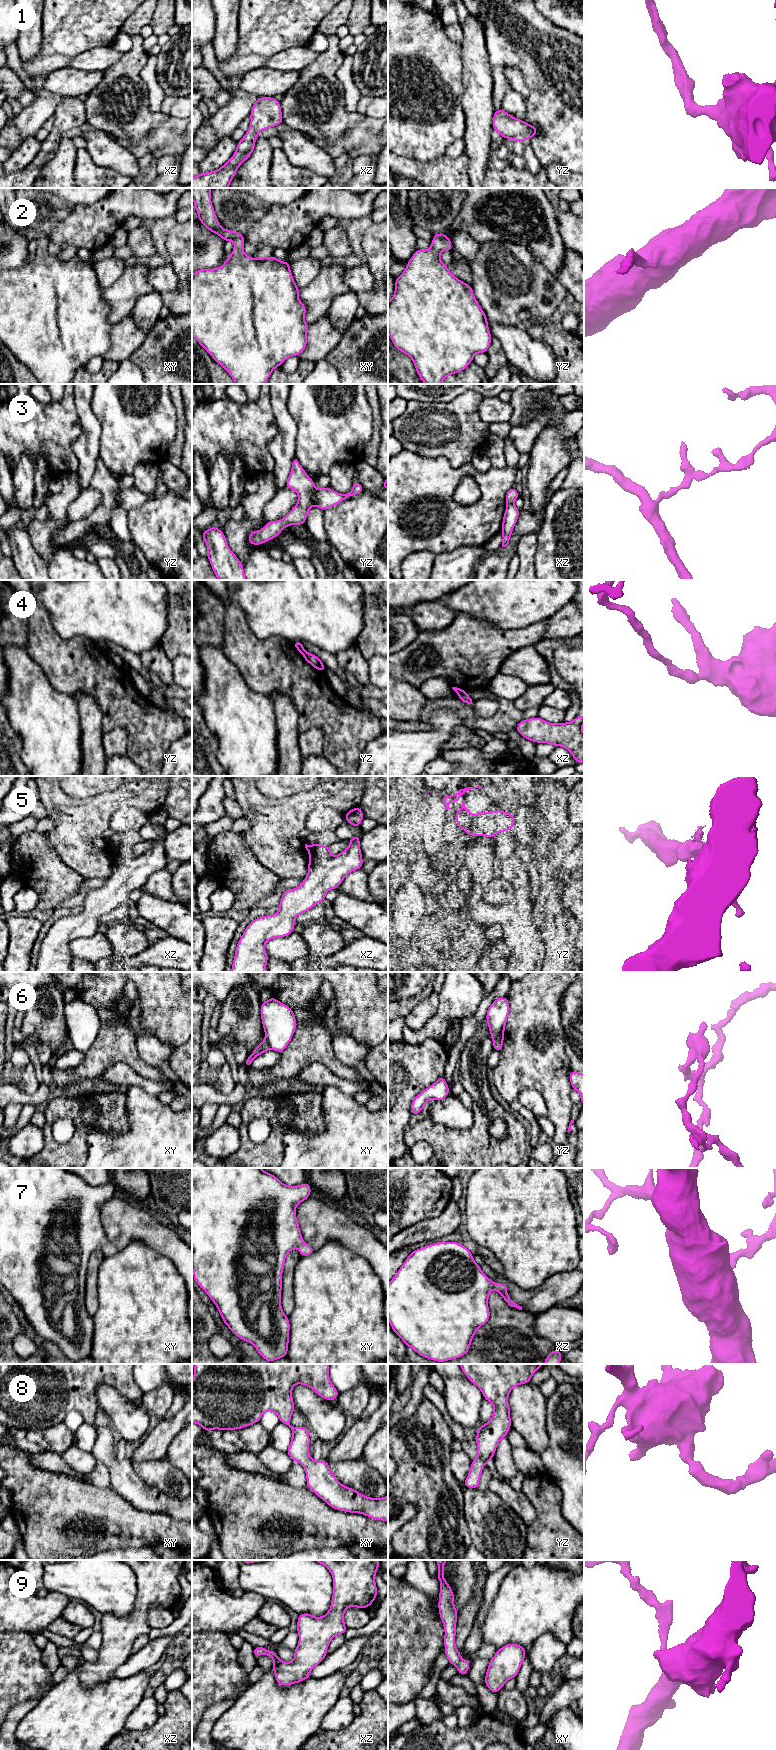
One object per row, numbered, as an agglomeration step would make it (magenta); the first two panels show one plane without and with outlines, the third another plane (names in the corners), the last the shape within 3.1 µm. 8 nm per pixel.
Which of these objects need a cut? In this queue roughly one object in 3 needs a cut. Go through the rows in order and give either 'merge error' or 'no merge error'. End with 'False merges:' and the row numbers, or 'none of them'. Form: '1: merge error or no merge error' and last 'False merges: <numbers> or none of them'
1: no merge error
2: no merge error
3: merge error
4: merge error
5: no merge error
6: merge error
7: no merge error
8: no merge error
9: no merge error
False merges: 3, 4, 6

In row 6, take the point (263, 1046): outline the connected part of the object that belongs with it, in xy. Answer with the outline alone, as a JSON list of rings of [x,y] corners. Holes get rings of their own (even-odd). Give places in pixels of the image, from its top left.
[[[265,1038],[258,1046],[255,1047],[253,1053],[247,1057],[244,1065],[249,1068],[253,1062],[253,1060],[259,1055],[263,1054],[265,1051],[269,1050],[269,1044],[267,1039]]]

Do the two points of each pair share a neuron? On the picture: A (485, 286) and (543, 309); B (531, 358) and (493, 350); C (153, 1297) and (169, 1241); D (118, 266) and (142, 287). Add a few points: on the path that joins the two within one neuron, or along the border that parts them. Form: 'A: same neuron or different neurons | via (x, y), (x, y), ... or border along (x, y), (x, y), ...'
A: same neuron | via (499, 294), (513, 299), (528, 299)
B: different neurons | border along (492, 336), (500, 342), (508, 362)
C: different neurons | border along (145, 1244), (160, 1255), (165, 1256), (181, 1274)
D: different neurons | border along (126, 267), (123, 273), (107, 287)

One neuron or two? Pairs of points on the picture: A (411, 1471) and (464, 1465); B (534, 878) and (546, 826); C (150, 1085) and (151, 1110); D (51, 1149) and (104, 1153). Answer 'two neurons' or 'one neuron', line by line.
A: two neurons
B: one neuron
C: two neurons
D: two neurons

